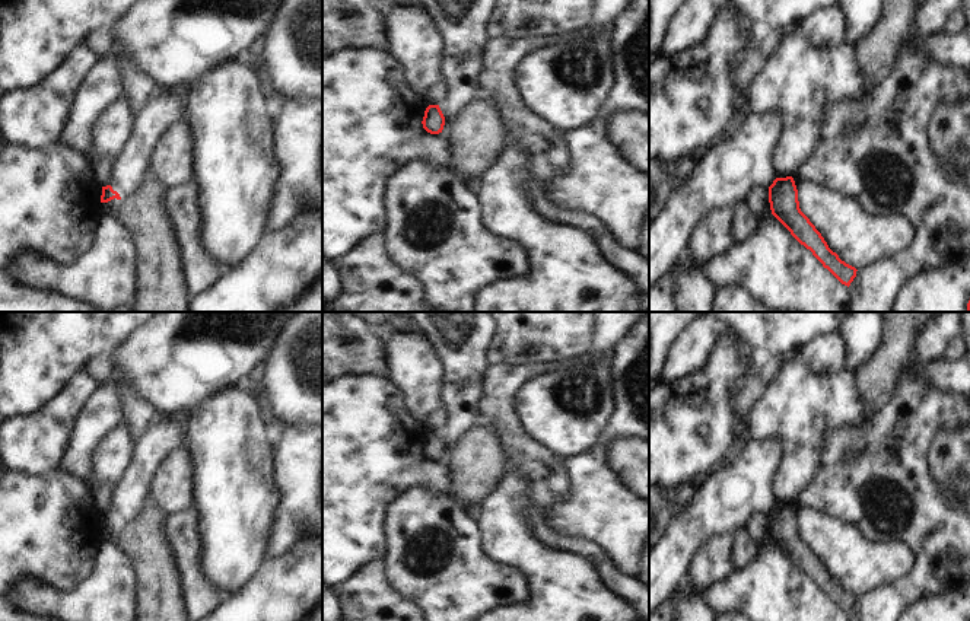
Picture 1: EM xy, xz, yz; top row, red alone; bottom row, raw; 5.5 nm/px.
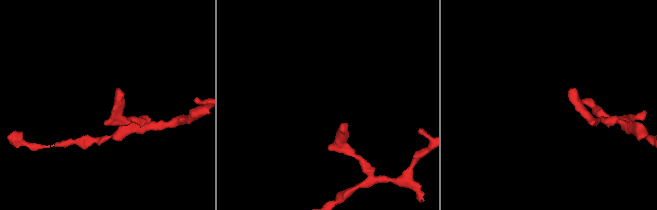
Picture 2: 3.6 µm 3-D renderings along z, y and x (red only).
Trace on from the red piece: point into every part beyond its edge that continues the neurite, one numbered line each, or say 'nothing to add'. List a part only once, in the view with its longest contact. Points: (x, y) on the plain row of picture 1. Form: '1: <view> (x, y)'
nothing to add

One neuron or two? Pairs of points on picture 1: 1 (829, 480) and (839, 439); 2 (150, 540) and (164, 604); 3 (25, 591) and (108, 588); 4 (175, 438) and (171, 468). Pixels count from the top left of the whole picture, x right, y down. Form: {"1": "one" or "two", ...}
{"1": "one", "2": "one", "3": "one", "4": "two"}

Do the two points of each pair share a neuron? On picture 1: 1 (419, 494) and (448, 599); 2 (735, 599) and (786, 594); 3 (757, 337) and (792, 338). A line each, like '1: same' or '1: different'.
1: same
2: same
3: same

